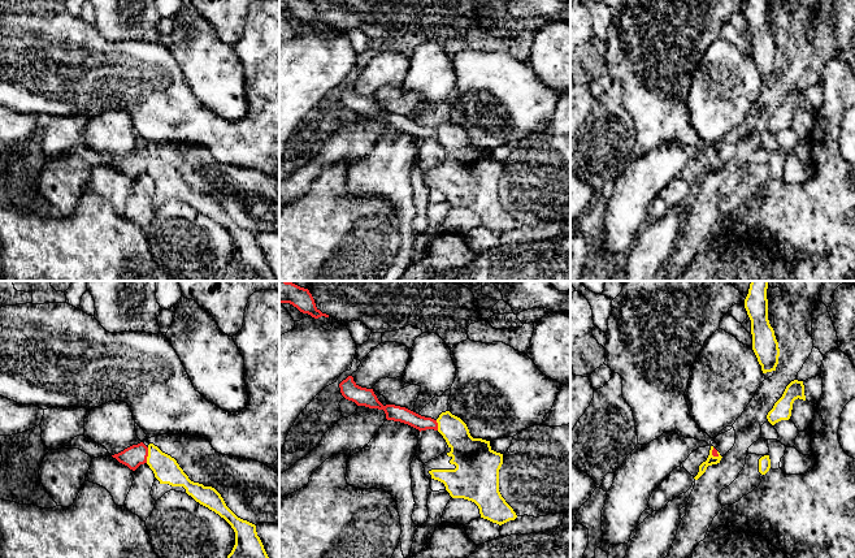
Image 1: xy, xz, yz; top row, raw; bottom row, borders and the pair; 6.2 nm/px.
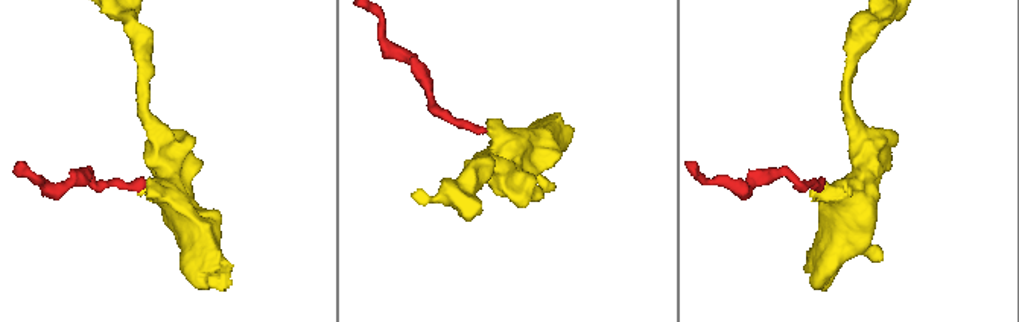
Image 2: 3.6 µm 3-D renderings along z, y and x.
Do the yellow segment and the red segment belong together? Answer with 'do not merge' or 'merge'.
merge

